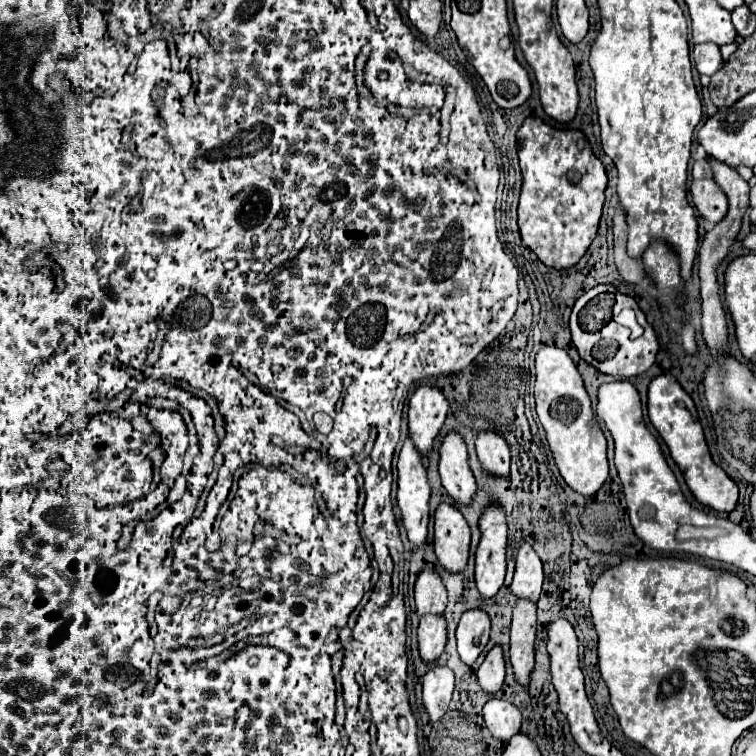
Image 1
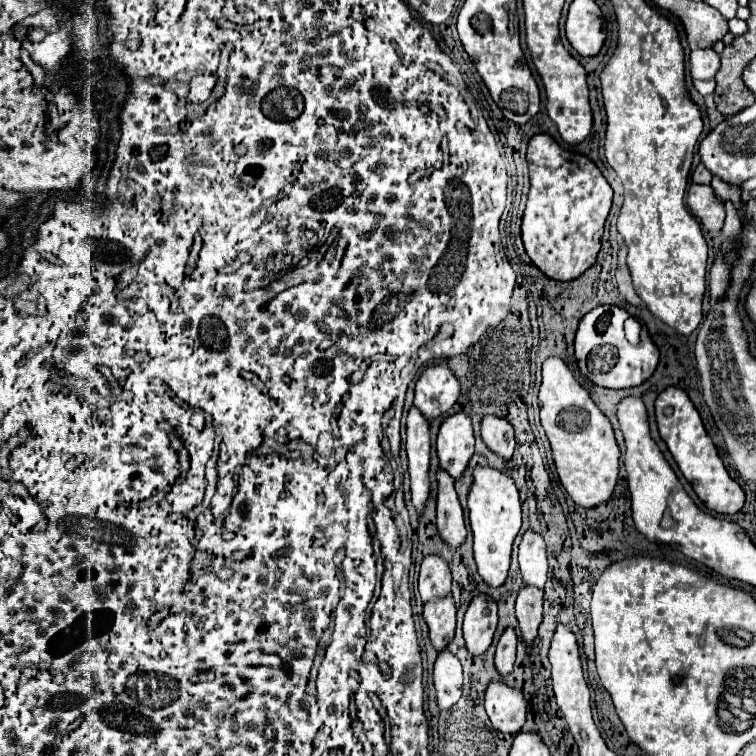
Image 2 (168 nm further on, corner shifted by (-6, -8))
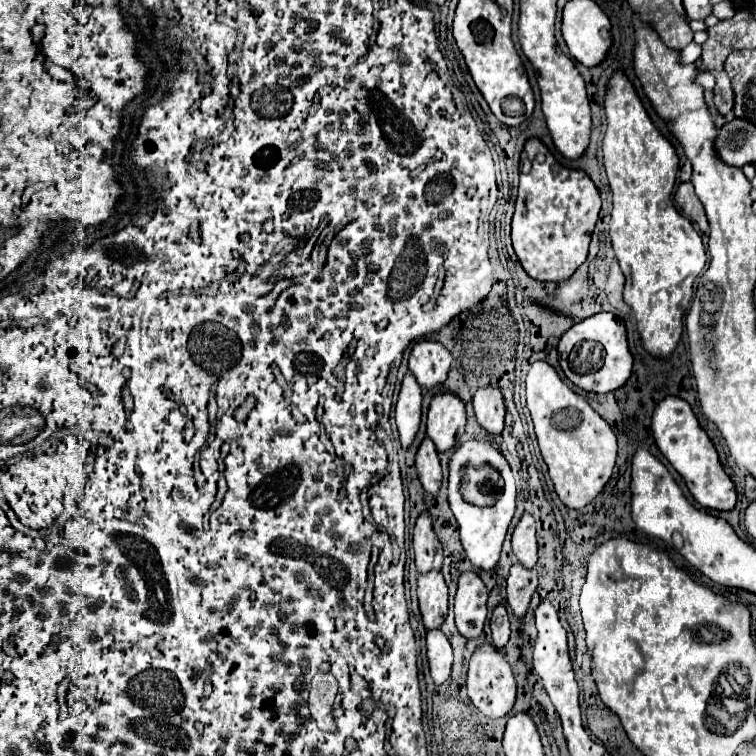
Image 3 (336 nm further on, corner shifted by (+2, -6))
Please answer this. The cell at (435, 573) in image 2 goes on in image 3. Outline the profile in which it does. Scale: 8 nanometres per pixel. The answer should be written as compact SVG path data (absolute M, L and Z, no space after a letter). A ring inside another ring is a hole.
M428 511L420 513L414 527L412 547L416 553L418 573L428 573L432 569L442 569L442 545L432 529L432 517Z

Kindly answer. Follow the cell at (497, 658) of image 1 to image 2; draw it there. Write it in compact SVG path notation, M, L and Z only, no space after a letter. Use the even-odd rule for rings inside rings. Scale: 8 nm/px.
M506 629L496 645L496 655L494 655L494 667L500 673L500 677L512 673L514 659L516 659L516 633L512 629Z

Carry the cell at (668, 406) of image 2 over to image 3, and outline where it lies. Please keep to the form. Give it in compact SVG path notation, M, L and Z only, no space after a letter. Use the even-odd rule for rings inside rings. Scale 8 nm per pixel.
M666 397L662 399L652 415L652 433L656 439L658 449L662 455L672 463L672 467L682 475L686 481L692 497L706 509L714 511L730 511L736 505L736 489L728 473L722 469L718 453L706 435L706 431L700 427L692 407L680 399L680 397Z

